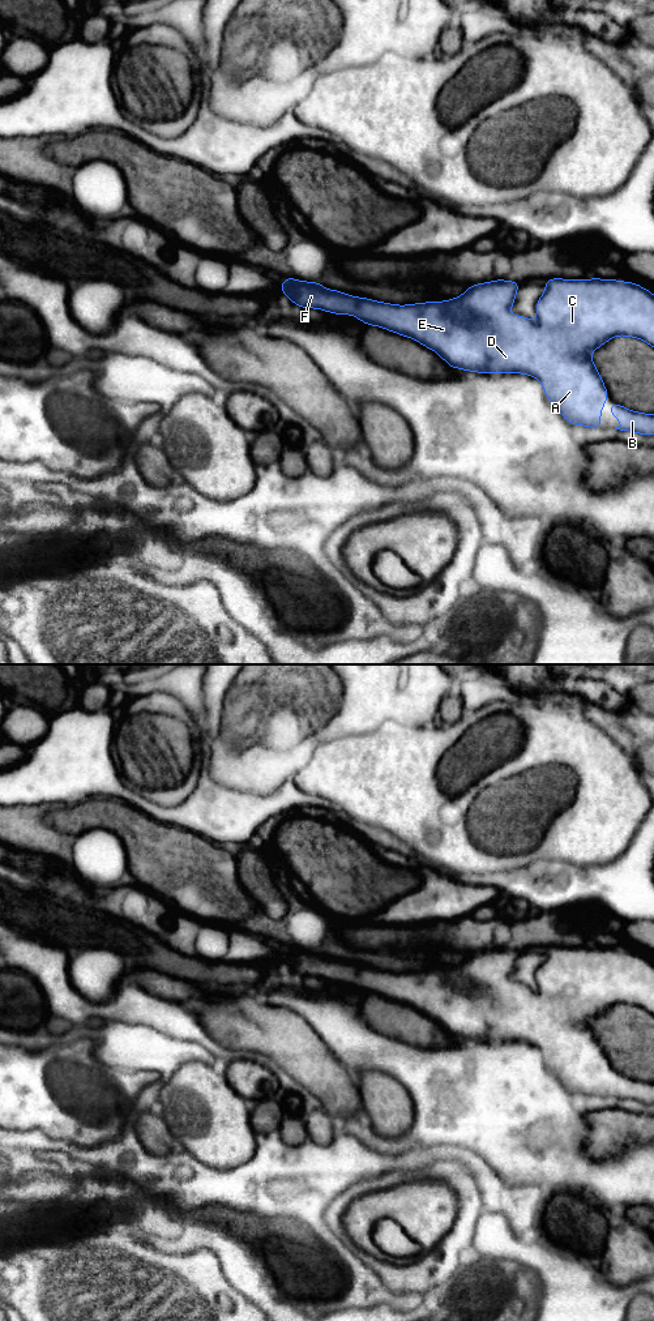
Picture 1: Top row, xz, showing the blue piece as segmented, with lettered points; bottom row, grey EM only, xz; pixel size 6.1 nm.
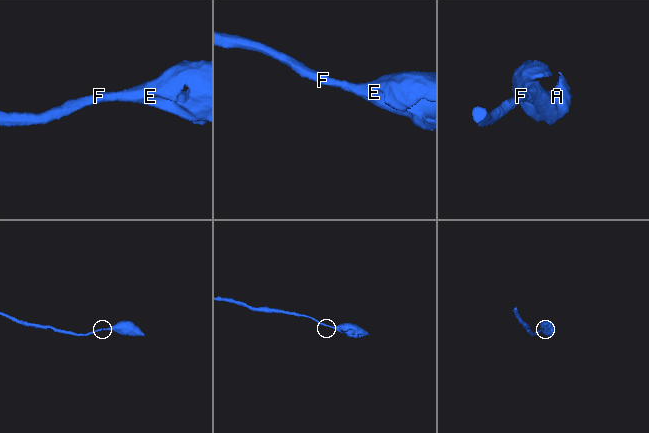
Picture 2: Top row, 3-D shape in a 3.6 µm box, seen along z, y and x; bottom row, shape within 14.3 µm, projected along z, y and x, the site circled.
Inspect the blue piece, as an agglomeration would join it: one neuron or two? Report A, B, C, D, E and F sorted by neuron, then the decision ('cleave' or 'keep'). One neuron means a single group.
A B C D E F; keep

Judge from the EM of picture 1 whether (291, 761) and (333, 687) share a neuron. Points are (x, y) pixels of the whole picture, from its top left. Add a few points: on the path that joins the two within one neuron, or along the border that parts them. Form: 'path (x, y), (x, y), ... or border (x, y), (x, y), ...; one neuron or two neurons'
path (291, 743), (291, 729), (315, 705); one neuron

